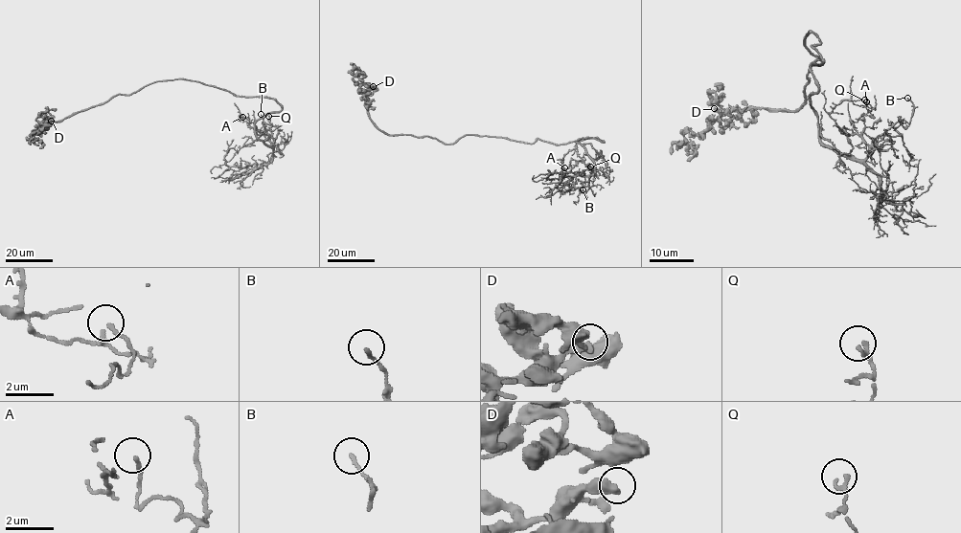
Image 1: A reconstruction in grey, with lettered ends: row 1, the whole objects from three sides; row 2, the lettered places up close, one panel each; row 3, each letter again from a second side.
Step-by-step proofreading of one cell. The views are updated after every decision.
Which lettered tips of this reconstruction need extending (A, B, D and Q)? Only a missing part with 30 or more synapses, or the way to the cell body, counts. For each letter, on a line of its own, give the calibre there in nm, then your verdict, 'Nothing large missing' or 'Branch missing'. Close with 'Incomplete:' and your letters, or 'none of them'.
A: Thickness 110 nm. Nothing large missing
B: Thickness 130 nm. Nothing large missing
D: Thickness 320 nm. Nothing large missing
Q: Thickness 100 nm. Nothing large missing
Incomplete: none of them

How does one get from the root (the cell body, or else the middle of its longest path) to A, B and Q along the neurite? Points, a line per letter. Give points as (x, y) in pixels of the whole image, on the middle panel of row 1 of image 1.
A: (526, 143), (604, 142), (577, 142), (594, 168), (575, 160), (564, 167)
B: (526, 143), (602, 140), (577, 142), (595, 166), (592, 185), (585, 193), (583, 189)
Q: (526, 143), (597, 138), (604, 142), (577, 142), (595, 167), (590, 166)

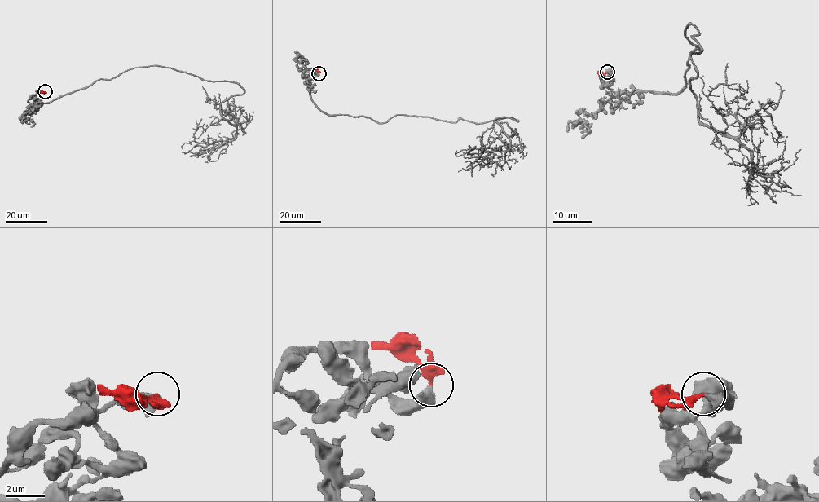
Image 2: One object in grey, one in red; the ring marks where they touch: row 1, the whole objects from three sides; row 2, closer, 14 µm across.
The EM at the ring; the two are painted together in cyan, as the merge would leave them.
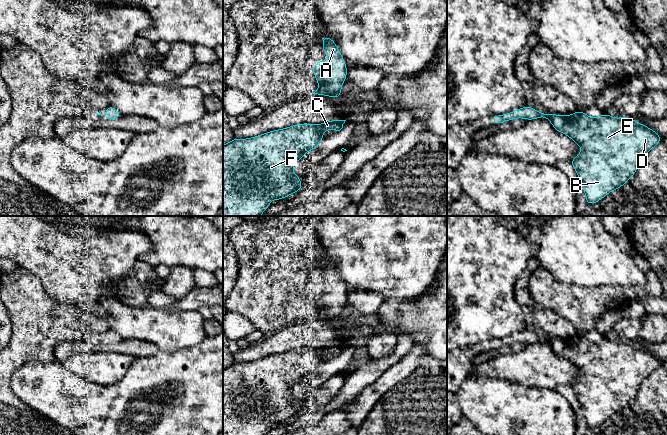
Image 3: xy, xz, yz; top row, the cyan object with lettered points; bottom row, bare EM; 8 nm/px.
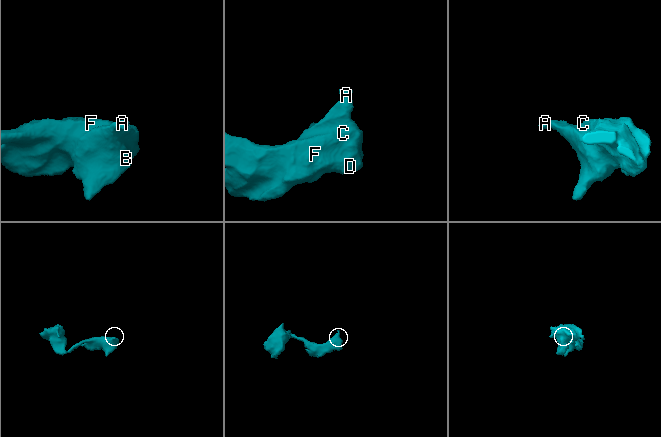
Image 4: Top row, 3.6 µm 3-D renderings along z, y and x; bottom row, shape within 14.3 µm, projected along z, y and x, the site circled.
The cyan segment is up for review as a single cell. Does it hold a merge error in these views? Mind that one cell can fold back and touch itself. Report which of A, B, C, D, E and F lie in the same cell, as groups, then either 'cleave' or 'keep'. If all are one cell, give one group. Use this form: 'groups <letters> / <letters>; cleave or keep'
groups A B C D E F; keep

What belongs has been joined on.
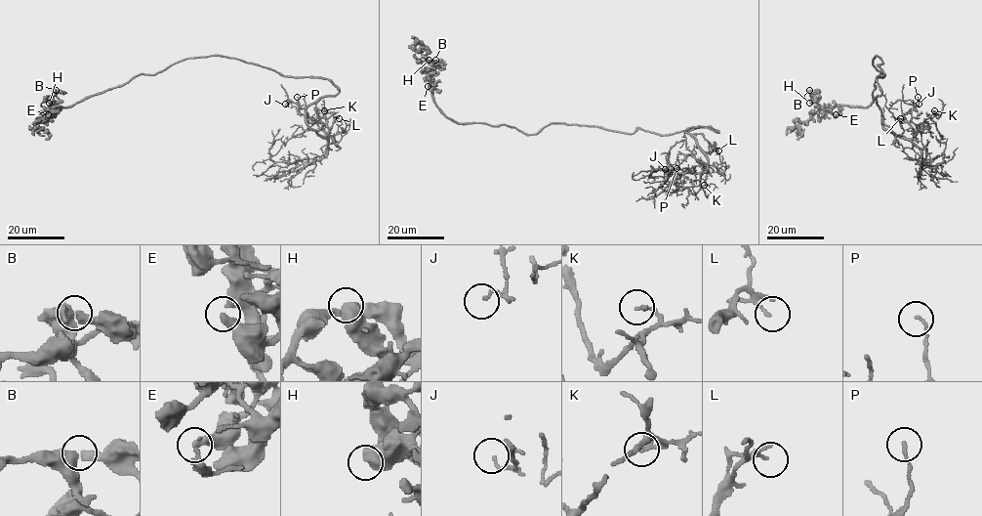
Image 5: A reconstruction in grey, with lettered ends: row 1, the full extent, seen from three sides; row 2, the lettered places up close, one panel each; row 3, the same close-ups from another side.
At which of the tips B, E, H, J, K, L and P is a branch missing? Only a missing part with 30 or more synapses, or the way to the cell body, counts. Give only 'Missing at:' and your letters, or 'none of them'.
Missing at: none of them

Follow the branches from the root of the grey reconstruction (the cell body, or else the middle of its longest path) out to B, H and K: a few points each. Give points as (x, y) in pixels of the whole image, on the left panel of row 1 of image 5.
B: (245, 63), (221, 56), (186, 58), (67, 107), (43, 107), (41, 104), (47, 96), (64, 91), (56, 90)
H: (245, 63), (221, 56), (186, 58), (156, 73), (139, 74), (67, 107), (41, 105), (52, 97), (49, 103)
K: (245, 63), (284, 75), (327, 78), (338, 92), (306, 109), (306, 123), (327, 138), (324, 110)

